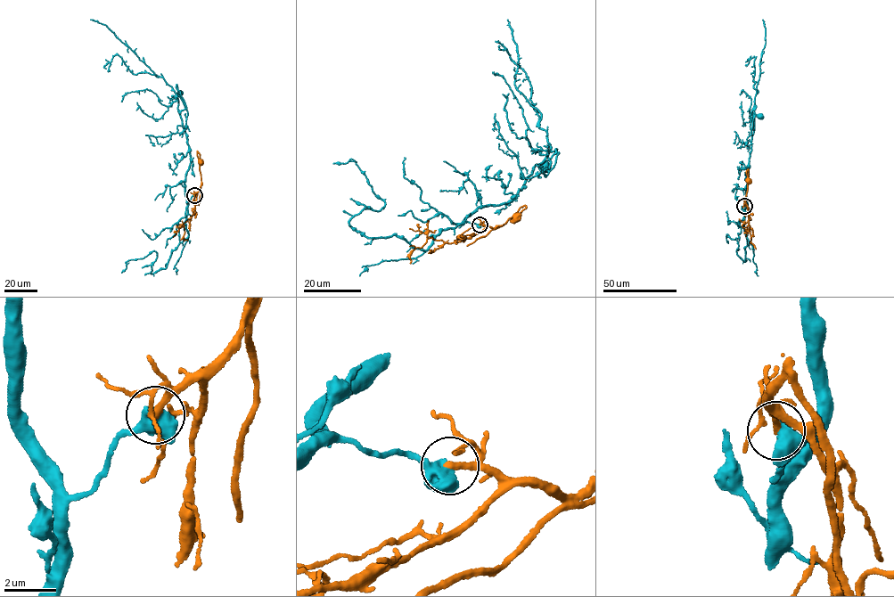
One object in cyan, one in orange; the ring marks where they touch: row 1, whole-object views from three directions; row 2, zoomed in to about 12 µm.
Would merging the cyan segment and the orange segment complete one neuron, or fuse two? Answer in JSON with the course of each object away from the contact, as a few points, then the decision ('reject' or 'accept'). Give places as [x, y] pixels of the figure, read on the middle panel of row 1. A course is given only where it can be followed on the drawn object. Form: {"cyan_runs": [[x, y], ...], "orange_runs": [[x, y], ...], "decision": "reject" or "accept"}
{"cyan_runs": [[479, 224], [465, 217], [483, 205], [512, 199], [535, 166], [547, 158], [550, 169], [559, 153], [545, 167]], "orange_runs": [[479, 224], [496, 228], [516, 216]], "decision": "reject"}

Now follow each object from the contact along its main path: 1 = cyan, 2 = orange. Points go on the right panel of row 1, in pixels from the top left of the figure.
1: (744, 206), (754, 127), (754, 115), (750, 128), (750, 112), (753, 110), (760, 116)
2: (744, 206), (749, 180)

